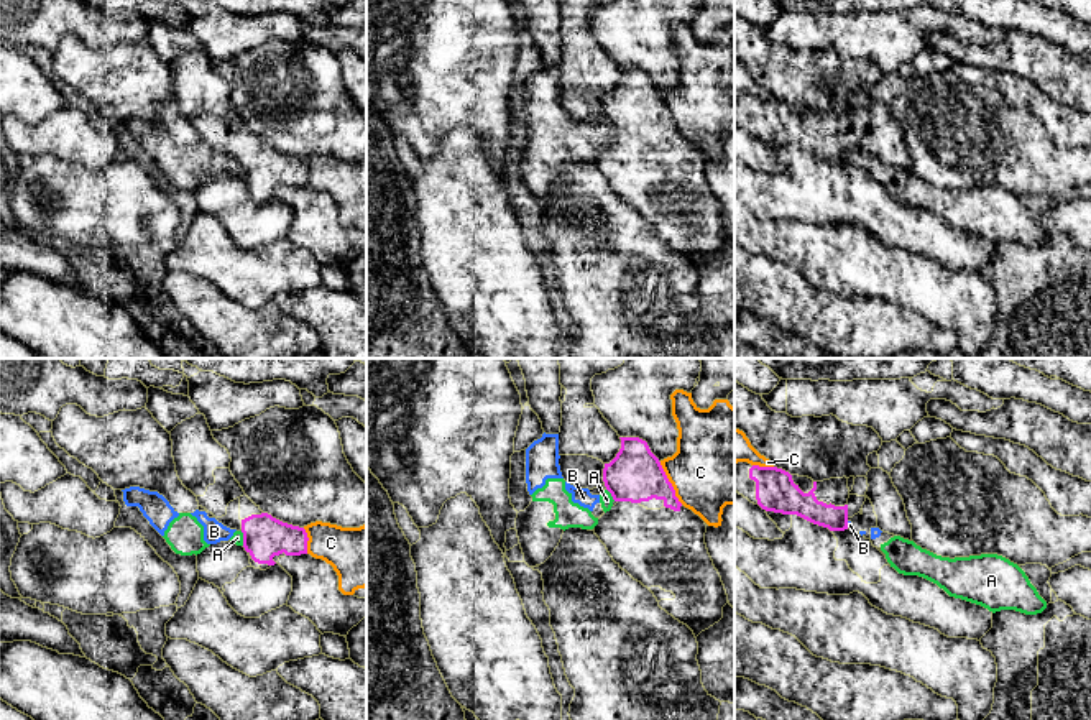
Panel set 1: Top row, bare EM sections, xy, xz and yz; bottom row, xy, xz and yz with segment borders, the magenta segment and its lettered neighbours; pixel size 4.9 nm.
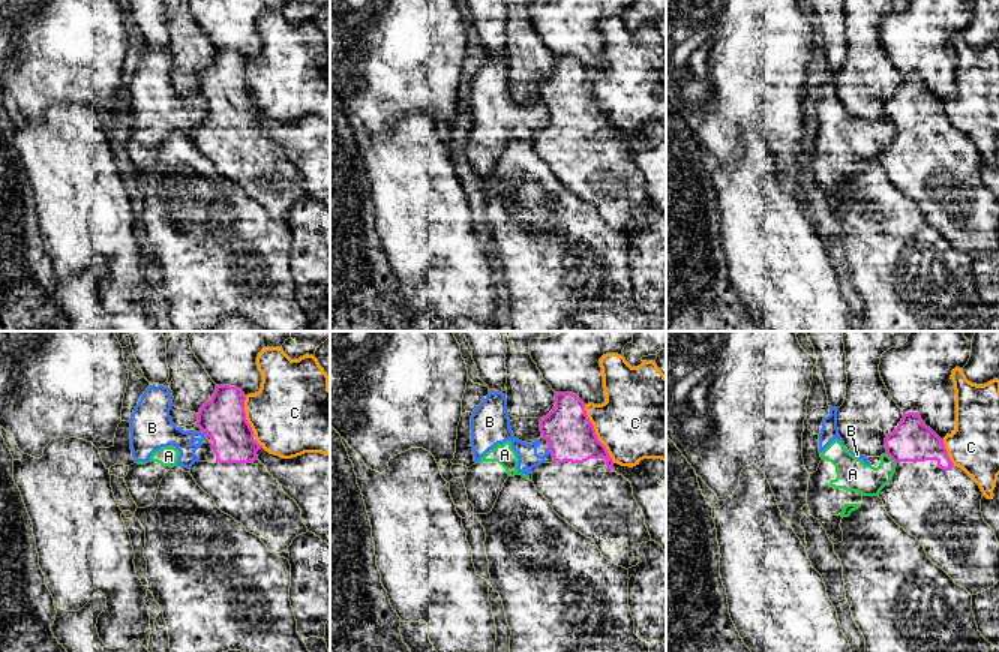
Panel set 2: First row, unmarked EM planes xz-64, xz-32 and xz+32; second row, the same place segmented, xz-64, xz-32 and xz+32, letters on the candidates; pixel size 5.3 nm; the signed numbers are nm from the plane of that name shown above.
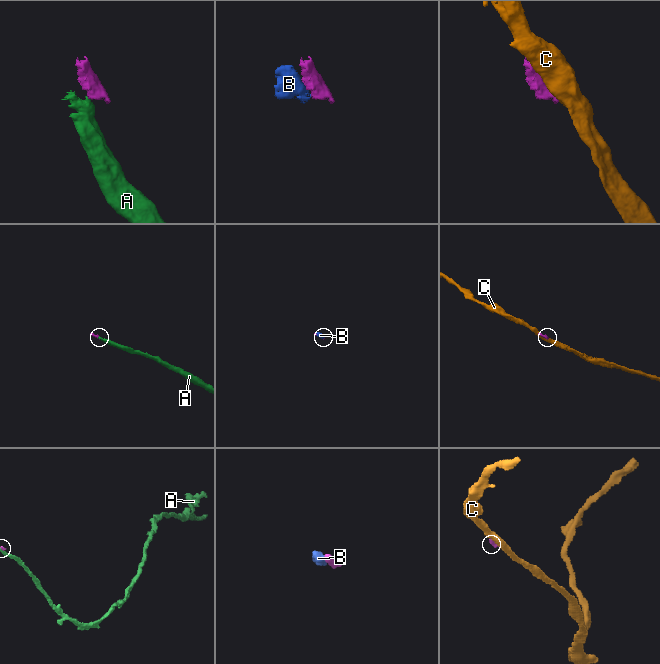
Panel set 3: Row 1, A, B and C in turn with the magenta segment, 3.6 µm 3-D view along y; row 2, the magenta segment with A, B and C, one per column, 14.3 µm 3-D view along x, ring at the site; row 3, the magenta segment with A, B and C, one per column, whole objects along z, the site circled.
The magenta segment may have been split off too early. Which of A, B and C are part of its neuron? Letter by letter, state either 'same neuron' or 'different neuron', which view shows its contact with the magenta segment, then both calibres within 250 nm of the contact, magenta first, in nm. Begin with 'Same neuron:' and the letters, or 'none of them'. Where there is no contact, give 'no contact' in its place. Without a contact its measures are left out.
Same neuron: none of them
A: different neuron; meets magenta in xz; 260 nm thick on the magenta side, 70 nm on the other
B: different neuron; meets magenta in yz; 130 nm thick on the magenta side, 30 nm on the other
C: different neuron; meets magenta in xz; 260 nm thick on the magenta side, 420 nm on the other

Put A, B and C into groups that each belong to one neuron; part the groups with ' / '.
A B / C

